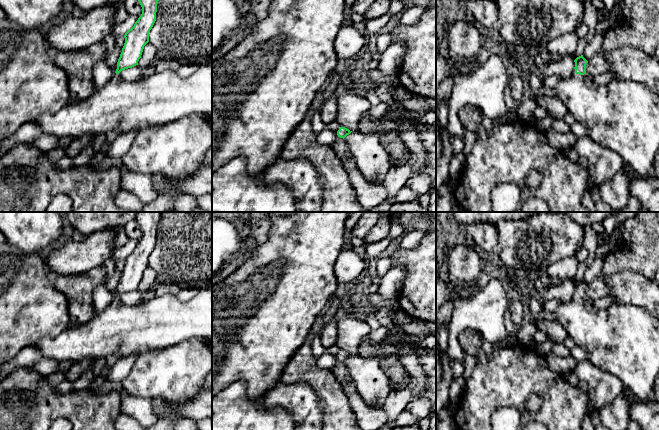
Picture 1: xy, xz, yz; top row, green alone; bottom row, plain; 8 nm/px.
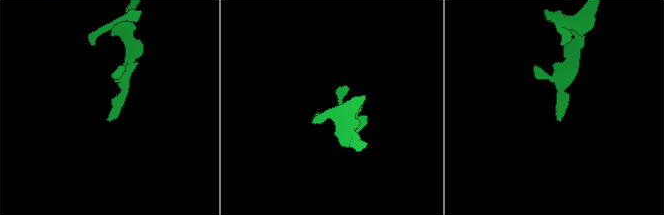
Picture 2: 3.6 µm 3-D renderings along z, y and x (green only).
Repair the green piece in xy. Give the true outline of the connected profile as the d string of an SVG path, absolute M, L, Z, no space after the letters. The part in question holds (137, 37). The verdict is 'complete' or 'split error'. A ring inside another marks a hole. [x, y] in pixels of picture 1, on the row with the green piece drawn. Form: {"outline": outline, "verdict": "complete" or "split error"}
{"outline": "M138 0L142 7L142 14L129 29L125 35L125 43L117 62L116 74L102 88L96 89L88 98L81 101L70 101L67 106L56 114L44 113L31 120L38 124L43 134L54 135L59 138L71 137L78 138L85 134L91 134L92 137L99 134L107 134L112 130L119 130L120 134L131 130L140 131L146 127L164 125L174 122L189 115L202 115L212 122L212 65L201 65L189 77L182 77L178 72L165 70L155 72L148 78L137 82L126 82L119 73L122 70L132 68L138 65L144 46L149 42L149 33L156 21L157 4L159 0Z", "verdict": "split error"}

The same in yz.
{"outline": "M583 55L575 60L575 75L561 79L554 87L559 99L564 103L576 121L586 130L586 135L594 142L609 148L620 155L623 164L637 177L648 177L653 174L655 156L659 150L659 95L650 87L632 81L613 79L605 85L593 82L586 74L588 61Z", "verdict": "split error"}

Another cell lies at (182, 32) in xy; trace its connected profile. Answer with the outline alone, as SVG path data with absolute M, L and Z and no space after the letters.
M159 0L149 42L157 49L150 63L154 68L161 60L173 60L181 66L207 65L212 57L212 0Z

